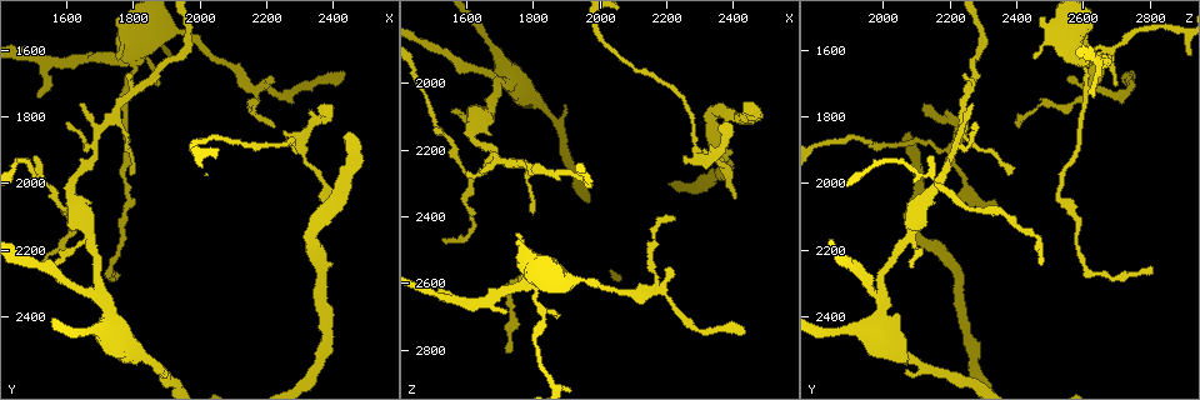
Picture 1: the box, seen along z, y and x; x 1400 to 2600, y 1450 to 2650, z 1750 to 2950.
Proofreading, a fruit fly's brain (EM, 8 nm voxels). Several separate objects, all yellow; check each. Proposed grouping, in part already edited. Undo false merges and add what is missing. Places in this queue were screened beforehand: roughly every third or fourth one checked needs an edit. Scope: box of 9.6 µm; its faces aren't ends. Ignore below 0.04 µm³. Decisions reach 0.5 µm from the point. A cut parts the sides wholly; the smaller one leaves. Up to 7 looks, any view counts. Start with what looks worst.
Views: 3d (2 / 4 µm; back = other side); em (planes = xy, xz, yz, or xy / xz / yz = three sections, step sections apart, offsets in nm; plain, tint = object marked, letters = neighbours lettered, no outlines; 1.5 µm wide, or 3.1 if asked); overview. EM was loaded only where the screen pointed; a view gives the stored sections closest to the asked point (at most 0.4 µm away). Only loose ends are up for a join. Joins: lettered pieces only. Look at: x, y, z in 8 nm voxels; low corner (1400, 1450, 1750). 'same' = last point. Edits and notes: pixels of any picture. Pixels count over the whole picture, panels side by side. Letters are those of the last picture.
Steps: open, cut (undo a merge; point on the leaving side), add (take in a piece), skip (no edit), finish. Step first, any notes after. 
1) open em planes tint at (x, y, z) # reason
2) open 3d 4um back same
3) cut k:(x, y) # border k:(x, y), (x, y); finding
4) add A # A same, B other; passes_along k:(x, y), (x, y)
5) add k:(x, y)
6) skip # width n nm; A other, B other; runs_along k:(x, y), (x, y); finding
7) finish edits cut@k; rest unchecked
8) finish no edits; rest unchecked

open em xz step 4 letters at (2360, 1770, 2120)

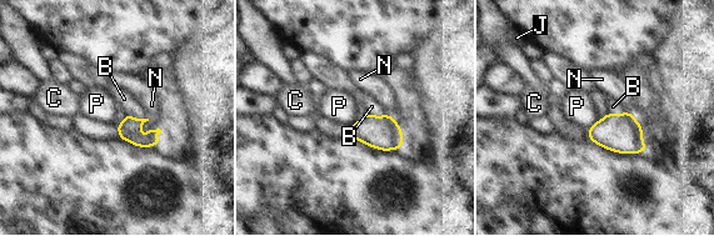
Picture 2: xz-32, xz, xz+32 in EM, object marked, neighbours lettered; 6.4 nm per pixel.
add B # width 150 nm; B same, C other, J other, N other, P other; the cell continues

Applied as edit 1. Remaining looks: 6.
open 3d 4um at (1800, 1630, 2600) # small branch off a trunk

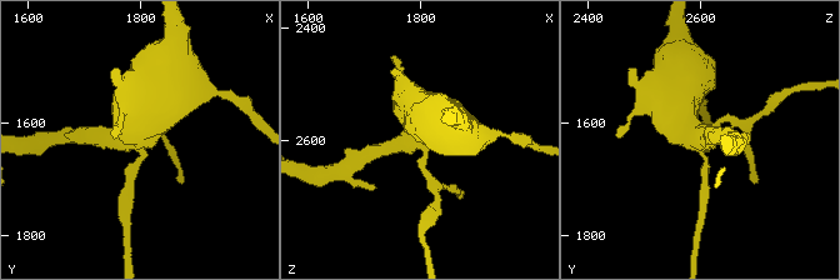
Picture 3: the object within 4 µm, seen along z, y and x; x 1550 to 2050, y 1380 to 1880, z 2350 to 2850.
open em planes plain at (1800, 1630, 2595) # arms 4

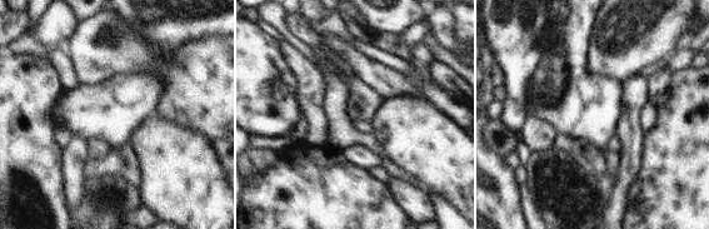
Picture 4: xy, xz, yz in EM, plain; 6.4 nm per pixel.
open em planes letters same # see the neighbours

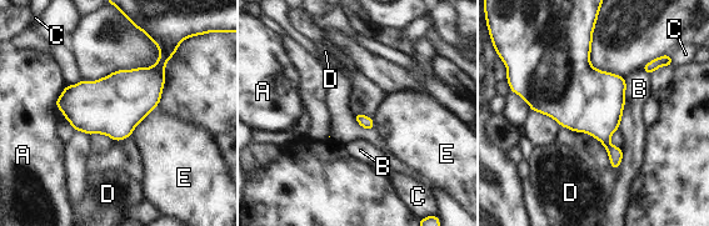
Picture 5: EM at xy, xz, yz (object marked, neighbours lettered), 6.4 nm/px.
skip # width 380 nm; A other, B other, C other, D other, E other; border 5:(158, 105), (138, 124), (131, 134); continuous, no second cell

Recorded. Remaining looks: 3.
open 3d 2um at (1510, 1740, 2630) # an open end

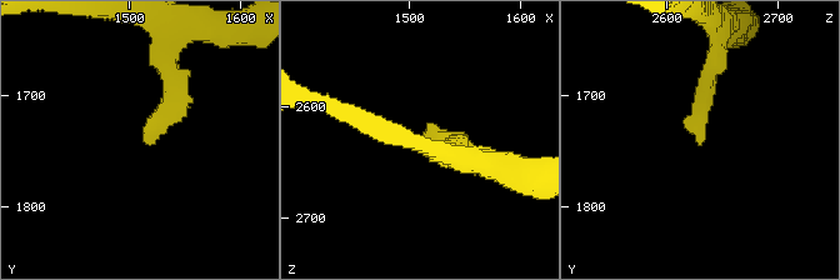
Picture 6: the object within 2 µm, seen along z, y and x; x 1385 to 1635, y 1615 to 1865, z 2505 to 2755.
open em xy step 4 letters at (1516, 1740, 2632) # shape alone is not enough

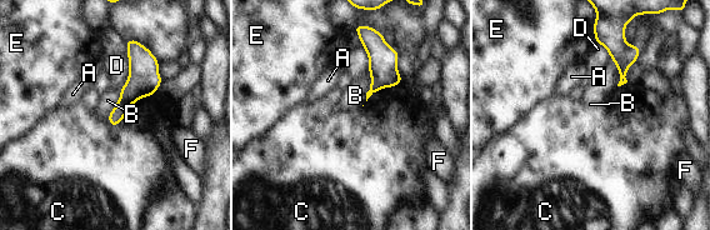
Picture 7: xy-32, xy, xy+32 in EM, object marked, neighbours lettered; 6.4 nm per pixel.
open em planes letters same # another direction

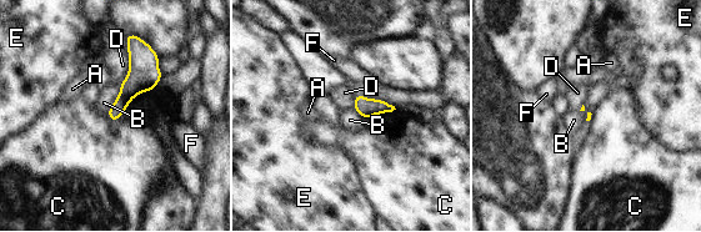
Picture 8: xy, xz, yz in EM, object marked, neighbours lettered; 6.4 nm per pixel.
skip # A other, B other, C other, D other, E other, F other; border 8:(125, 110), (115, 121), (106, 112); none of them fits

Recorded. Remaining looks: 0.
finish edits add@2; rest unchecked

